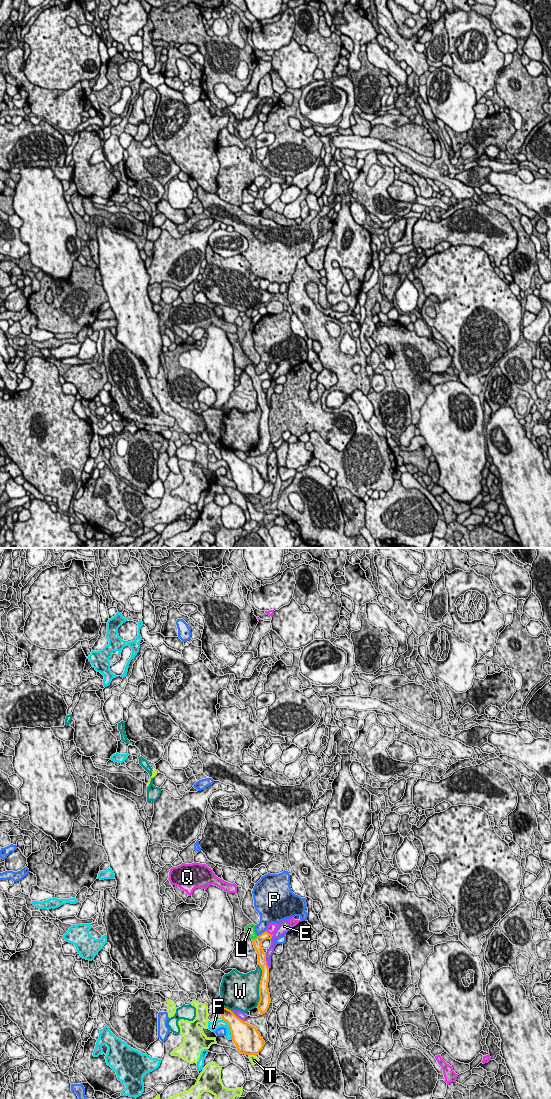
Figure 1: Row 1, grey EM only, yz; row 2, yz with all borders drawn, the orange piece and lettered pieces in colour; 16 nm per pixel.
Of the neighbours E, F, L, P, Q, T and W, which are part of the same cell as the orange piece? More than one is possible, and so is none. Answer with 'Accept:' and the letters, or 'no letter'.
Accept: L

